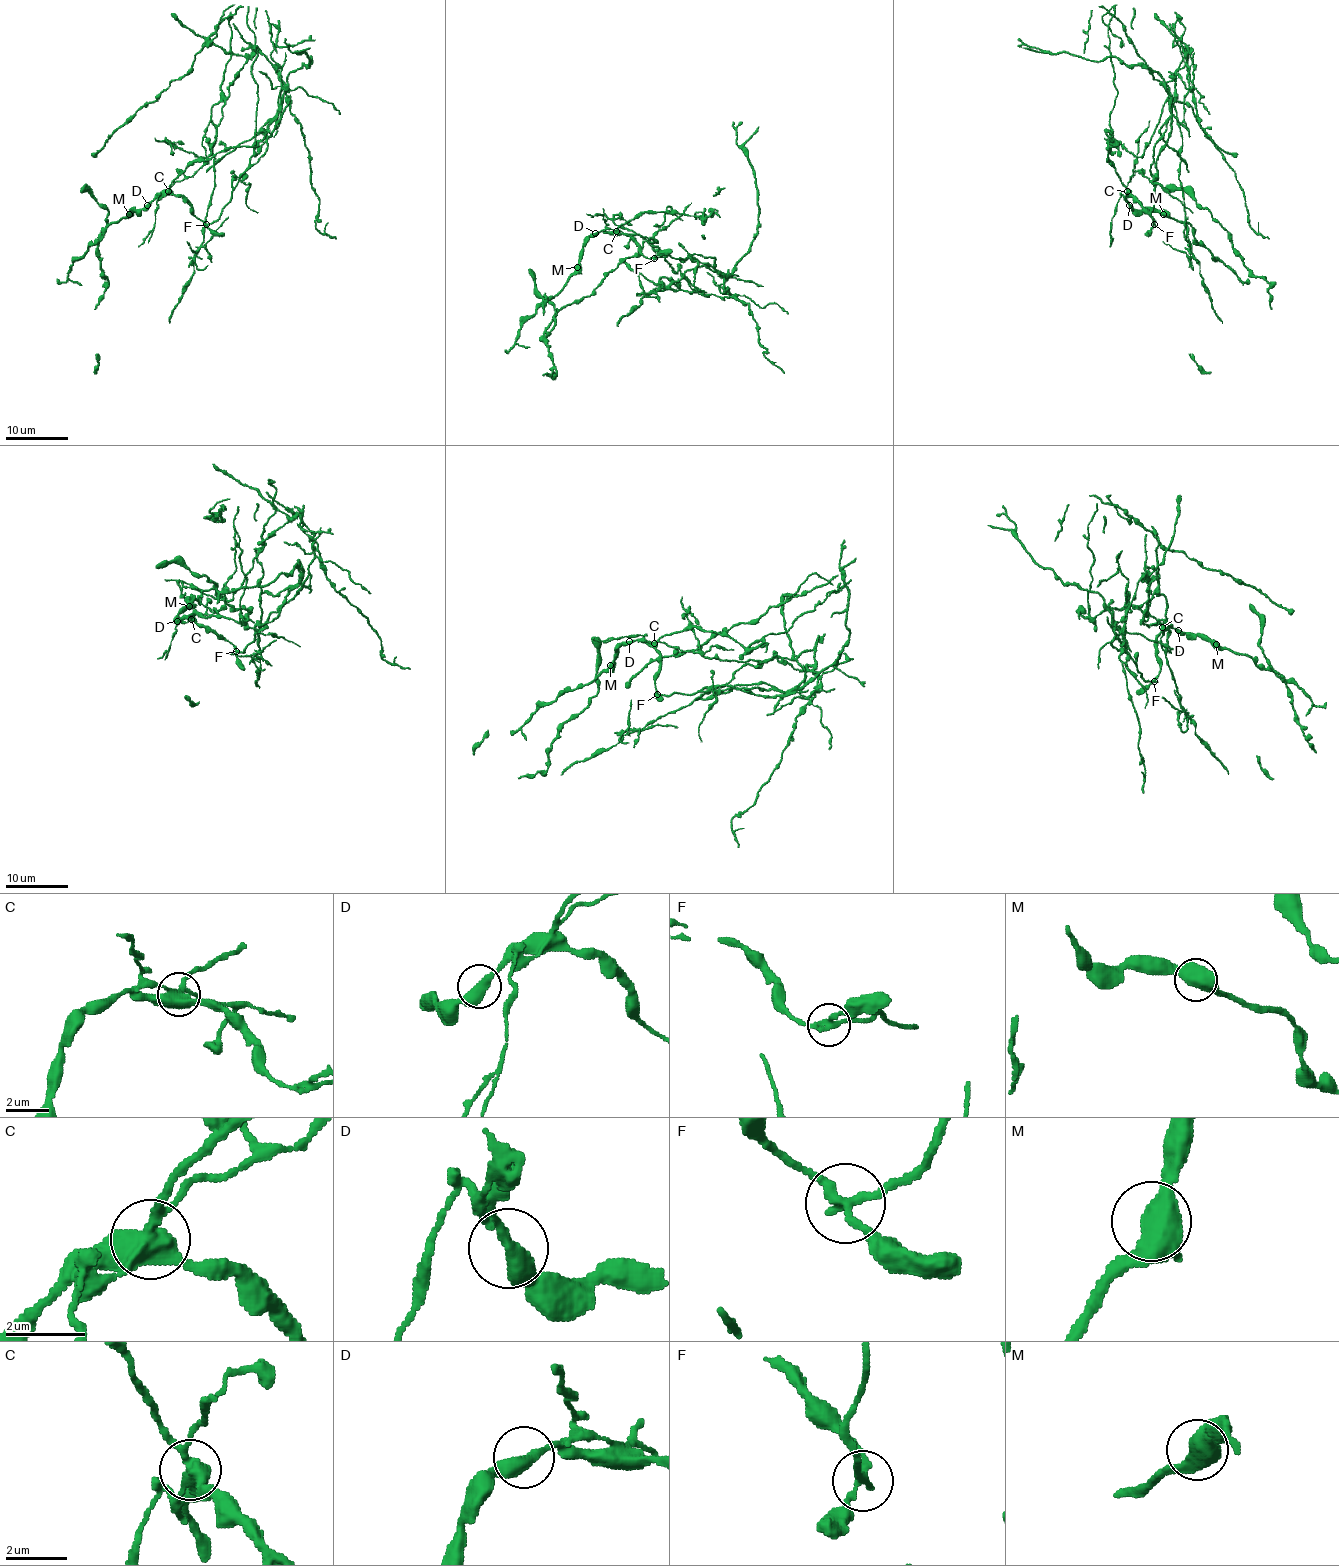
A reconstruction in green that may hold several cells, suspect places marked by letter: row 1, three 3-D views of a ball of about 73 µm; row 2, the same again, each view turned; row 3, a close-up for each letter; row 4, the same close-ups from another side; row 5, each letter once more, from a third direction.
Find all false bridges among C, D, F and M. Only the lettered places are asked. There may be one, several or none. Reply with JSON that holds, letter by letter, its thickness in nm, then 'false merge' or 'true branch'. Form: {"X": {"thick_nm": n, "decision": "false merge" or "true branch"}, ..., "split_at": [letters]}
{"C": {"thick_nm": 480, "decision": "false merge"}, "D": {"thick_nm": 340, "decision": "true branch"}, "F": {"thick_nm": 240, "decision": "false merge"}, "M": {"thick_nm": 460, "decision": "true branch"}, "split_at": ["C", "F"]}

